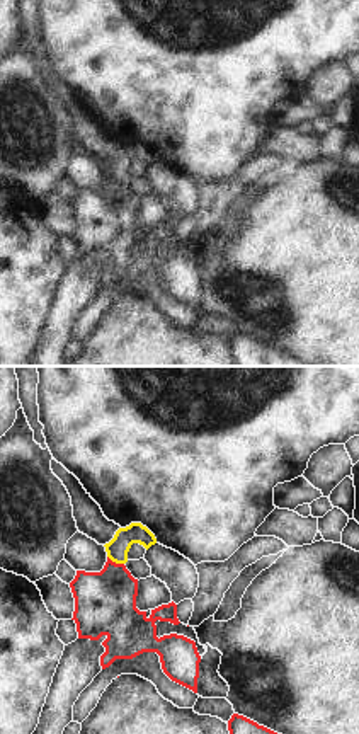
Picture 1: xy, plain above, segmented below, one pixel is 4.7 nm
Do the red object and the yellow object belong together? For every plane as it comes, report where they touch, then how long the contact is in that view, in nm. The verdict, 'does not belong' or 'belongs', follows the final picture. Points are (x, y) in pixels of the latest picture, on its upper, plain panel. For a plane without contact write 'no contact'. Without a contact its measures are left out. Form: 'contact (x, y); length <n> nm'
contact (114, 181); length 90 nm

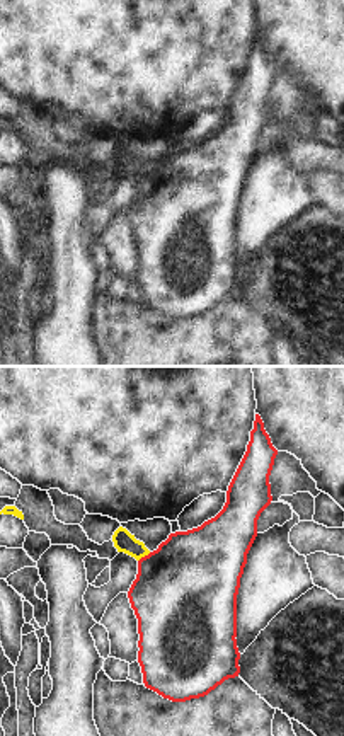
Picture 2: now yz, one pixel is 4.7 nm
contact (145, 174); length 80 nm

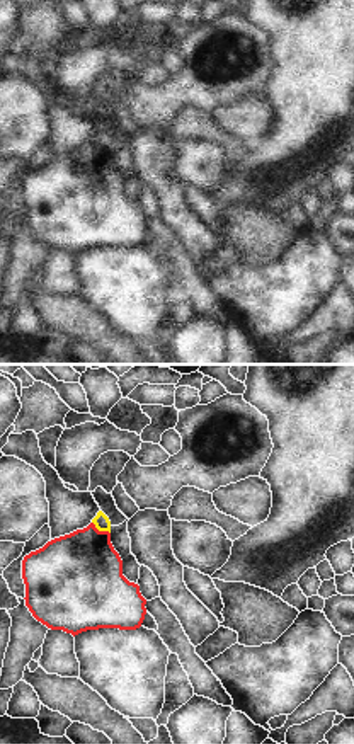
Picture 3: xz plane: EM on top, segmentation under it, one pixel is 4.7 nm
contact (101, 150); length 110 nm

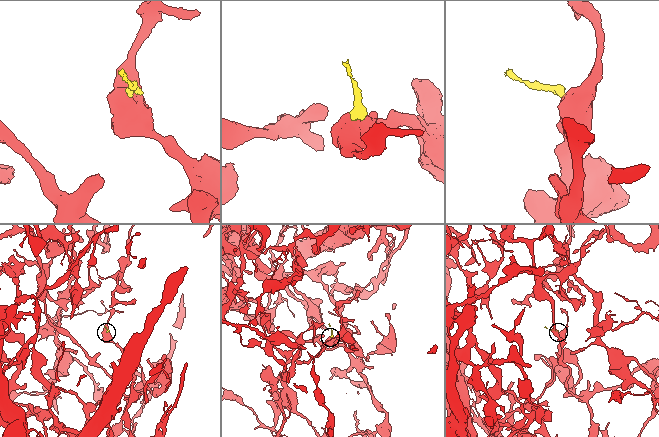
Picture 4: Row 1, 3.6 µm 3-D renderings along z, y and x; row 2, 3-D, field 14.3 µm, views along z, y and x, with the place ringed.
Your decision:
does not belong

